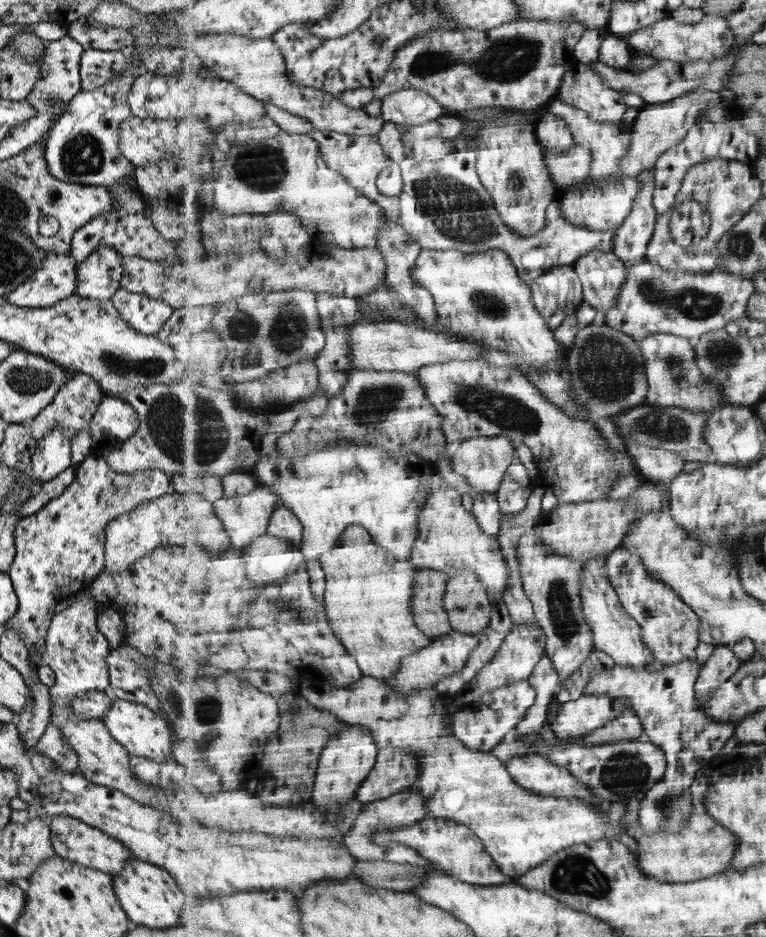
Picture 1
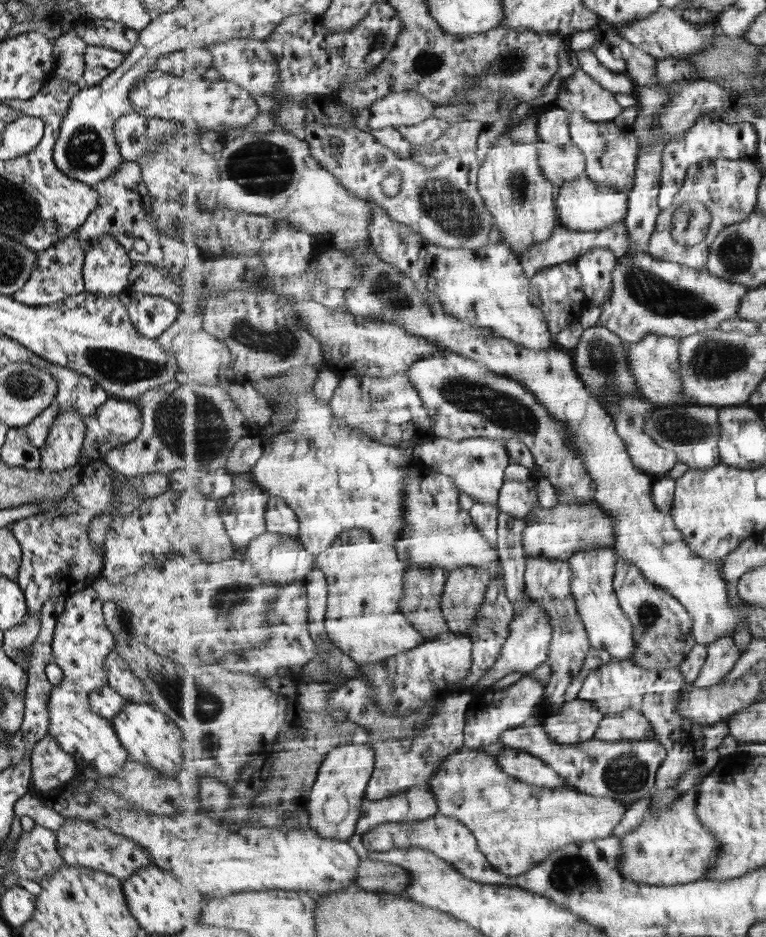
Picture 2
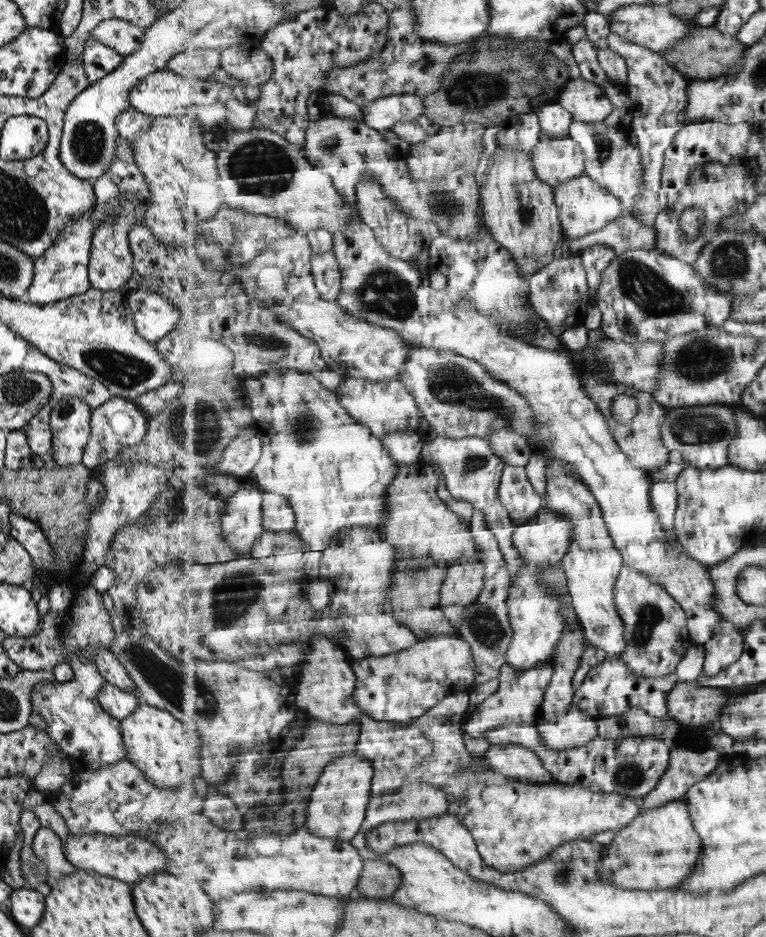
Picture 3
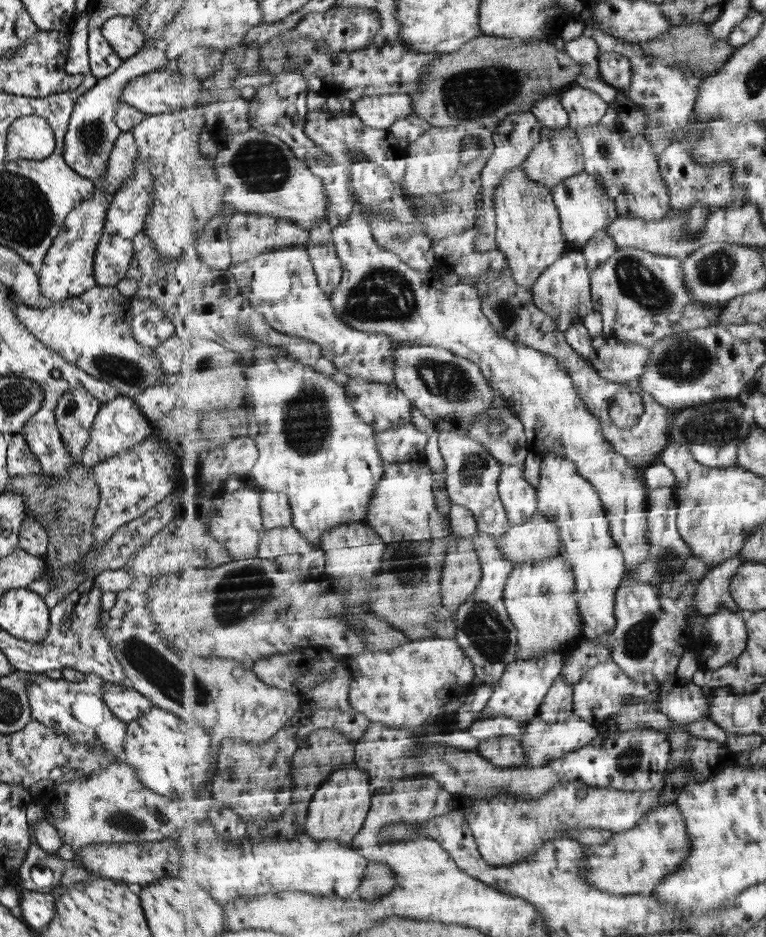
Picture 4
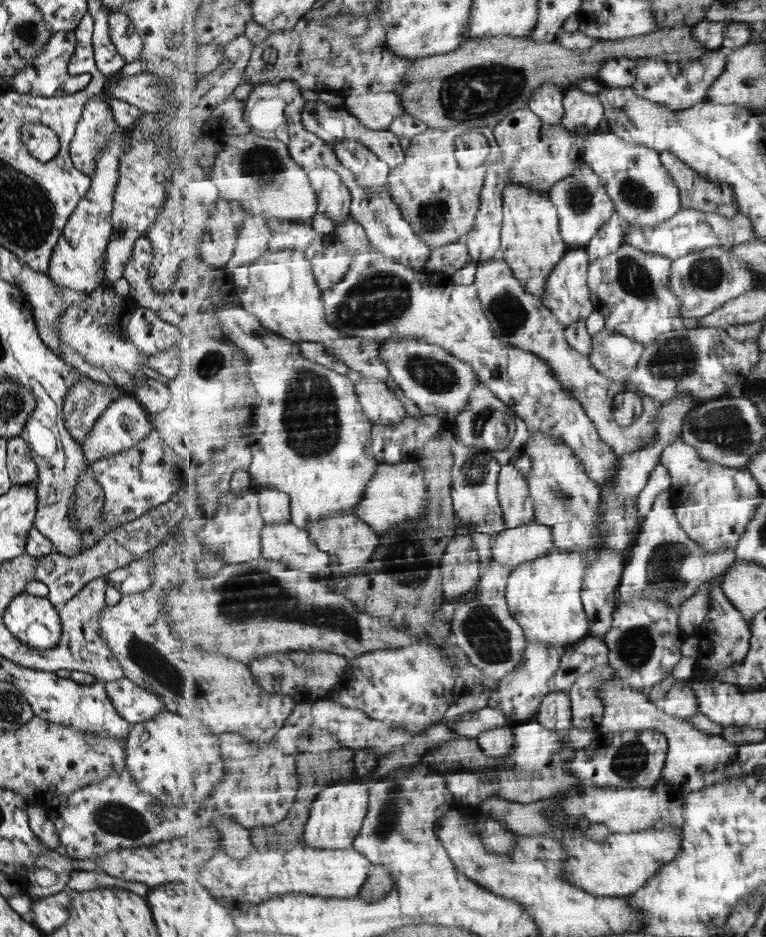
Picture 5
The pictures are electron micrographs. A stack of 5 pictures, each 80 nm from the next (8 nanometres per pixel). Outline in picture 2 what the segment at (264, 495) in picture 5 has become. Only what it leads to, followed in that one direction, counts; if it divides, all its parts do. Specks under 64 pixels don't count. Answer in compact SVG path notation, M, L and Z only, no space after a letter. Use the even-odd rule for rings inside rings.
M272 496L268 502L268 531L281 536L289 535L298 538L300 534L300 520L297 513L280 496Z

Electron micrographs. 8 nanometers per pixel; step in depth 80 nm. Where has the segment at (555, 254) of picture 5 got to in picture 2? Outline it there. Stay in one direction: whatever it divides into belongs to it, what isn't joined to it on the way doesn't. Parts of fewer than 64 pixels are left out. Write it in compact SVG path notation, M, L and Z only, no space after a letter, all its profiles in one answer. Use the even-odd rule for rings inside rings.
M507 132L501 133L492 142L478 172L478 185L488 204L487 210L498 222L503 244L511 247L516 254L523 254L535 242L549 240L556 224L559 223L556 199L558 185L548 179L540 167L539 145L517 142Z

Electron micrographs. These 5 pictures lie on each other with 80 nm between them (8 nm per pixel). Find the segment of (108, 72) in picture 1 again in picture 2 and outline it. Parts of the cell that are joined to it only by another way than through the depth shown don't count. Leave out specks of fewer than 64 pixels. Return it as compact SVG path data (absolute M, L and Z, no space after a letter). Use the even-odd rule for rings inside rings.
M86 45L82 57L84 62L82 81L84 86L89 88L119 67L124 55L110 48Z

